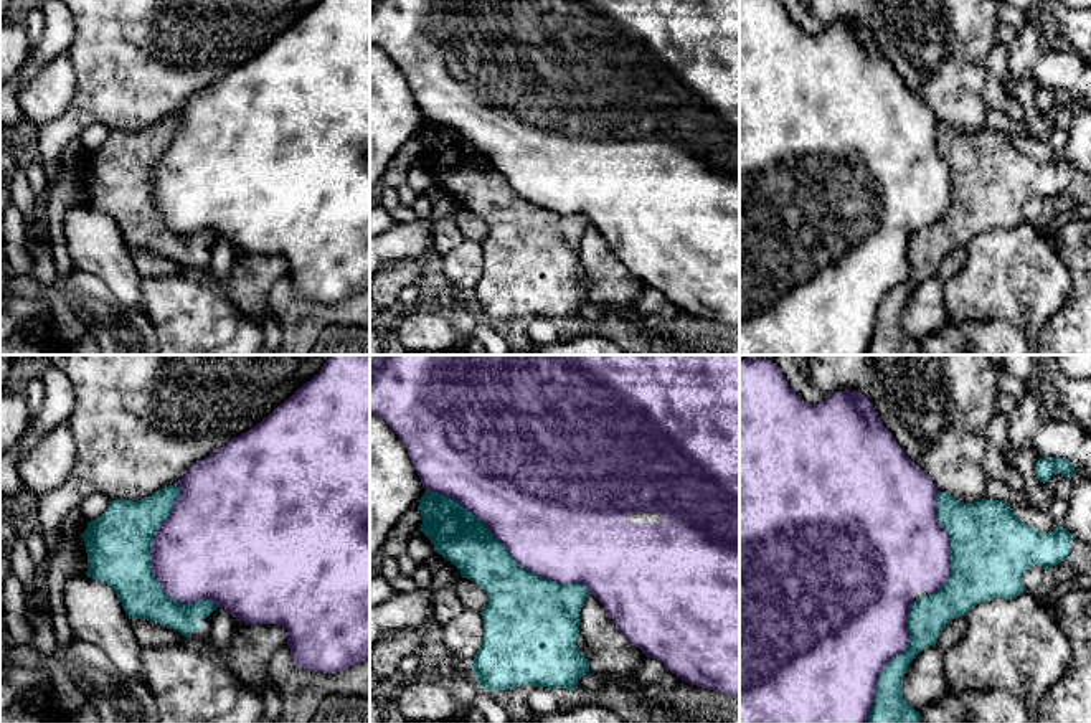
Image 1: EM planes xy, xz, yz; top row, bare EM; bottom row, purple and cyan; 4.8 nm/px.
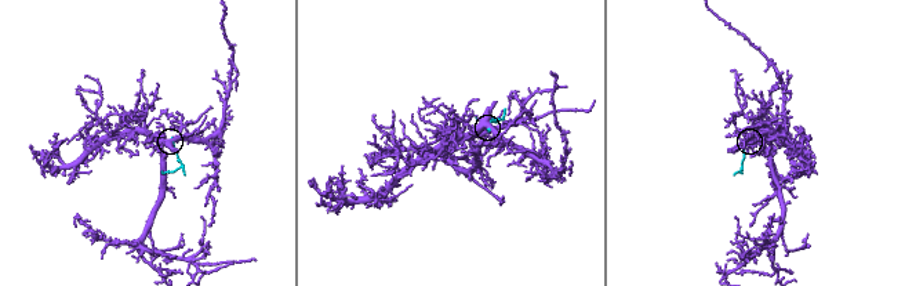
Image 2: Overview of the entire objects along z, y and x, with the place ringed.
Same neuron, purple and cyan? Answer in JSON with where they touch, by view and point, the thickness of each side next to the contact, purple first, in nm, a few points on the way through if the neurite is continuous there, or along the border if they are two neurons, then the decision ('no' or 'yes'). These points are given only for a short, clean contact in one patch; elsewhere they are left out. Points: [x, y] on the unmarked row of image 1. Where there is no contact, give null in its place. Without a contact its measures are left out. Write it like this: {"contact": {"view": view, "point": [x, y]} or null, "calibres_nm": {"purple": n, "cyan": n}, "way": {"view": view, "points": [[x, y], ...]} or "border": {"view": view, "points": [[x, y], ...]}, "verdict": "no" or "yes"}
{"contact": {"view": "xz", "point": [507, 180]}, "calibres_nm": {"purple": 500, "cyan": 300}, "verdict": "no"}

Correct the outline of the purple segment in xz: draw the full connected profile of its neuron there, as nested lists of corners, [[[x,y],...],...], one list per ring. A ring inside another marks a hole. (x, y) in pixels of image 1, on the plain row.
[[[370,0],[370,45],[385,50],[403,71],[423,117],[454,129],[474,144],[522,198],[560,215],[584,215],[619,262],[645,286],[692,315],[739,327],[739,0]]]

